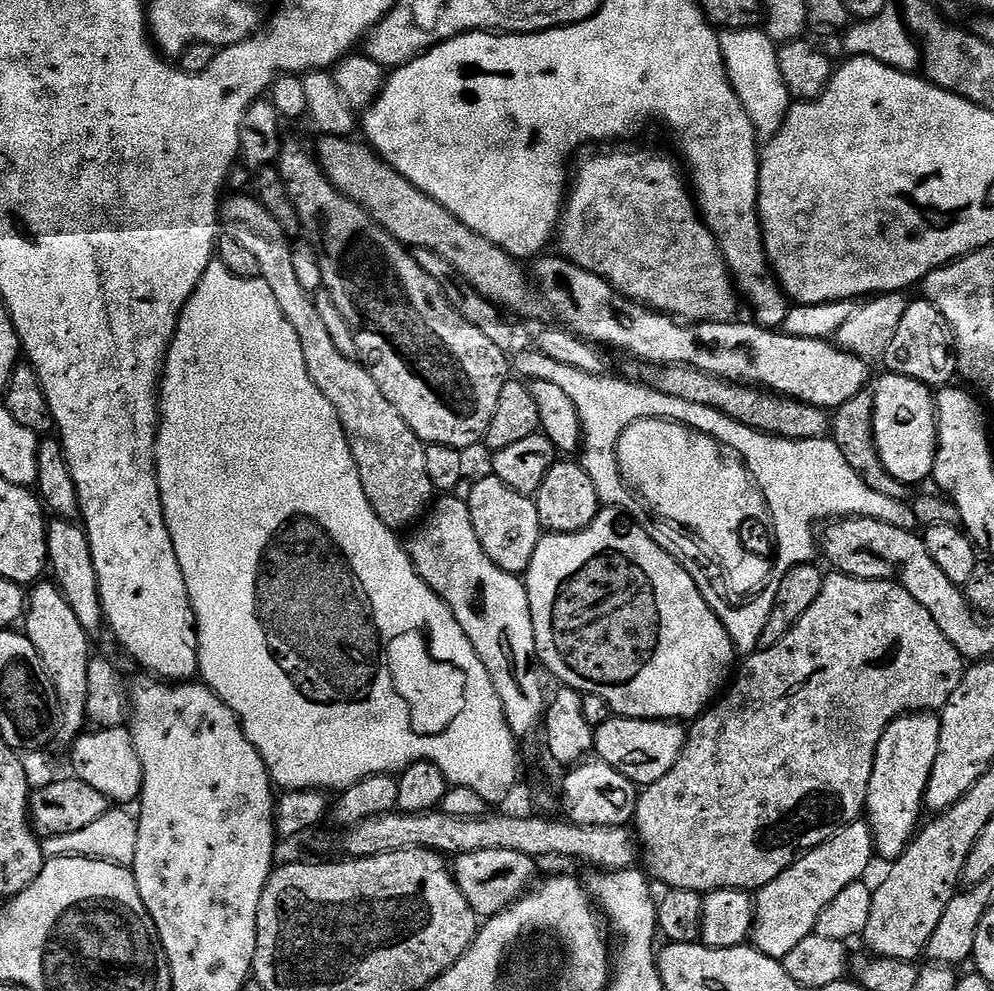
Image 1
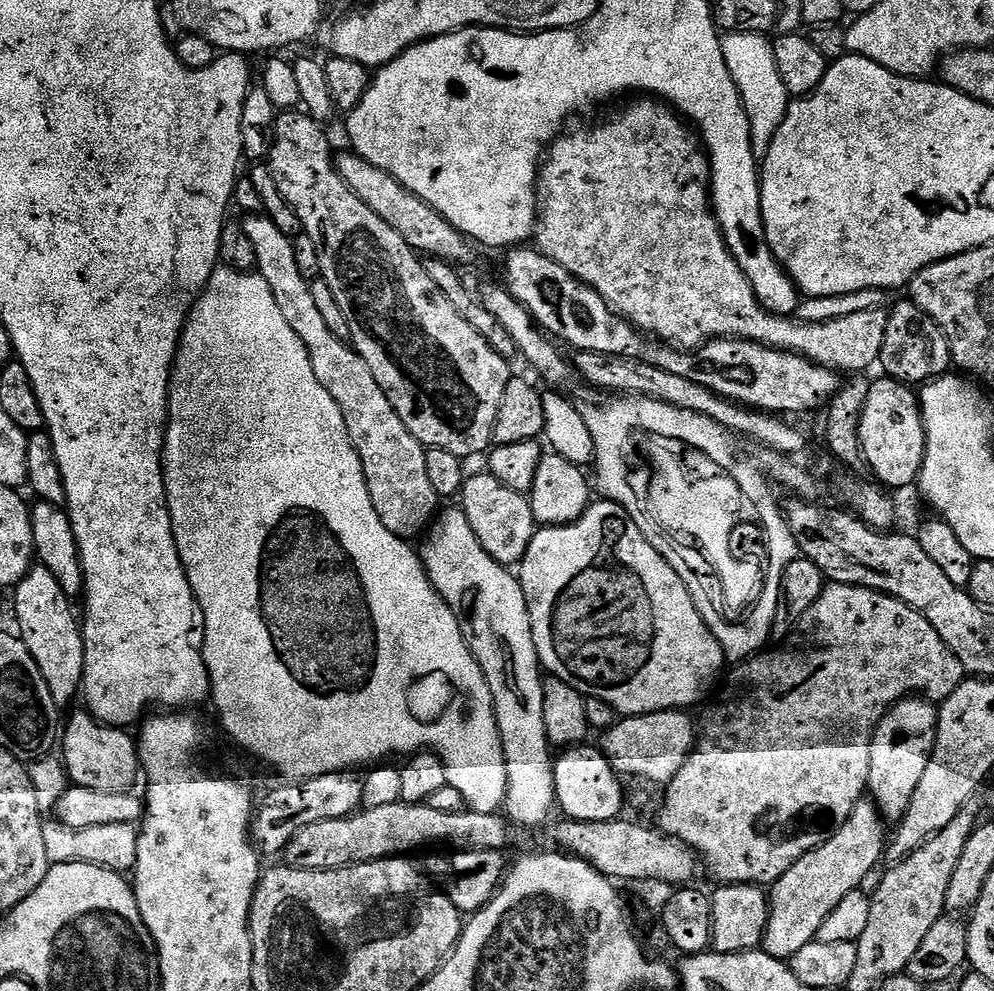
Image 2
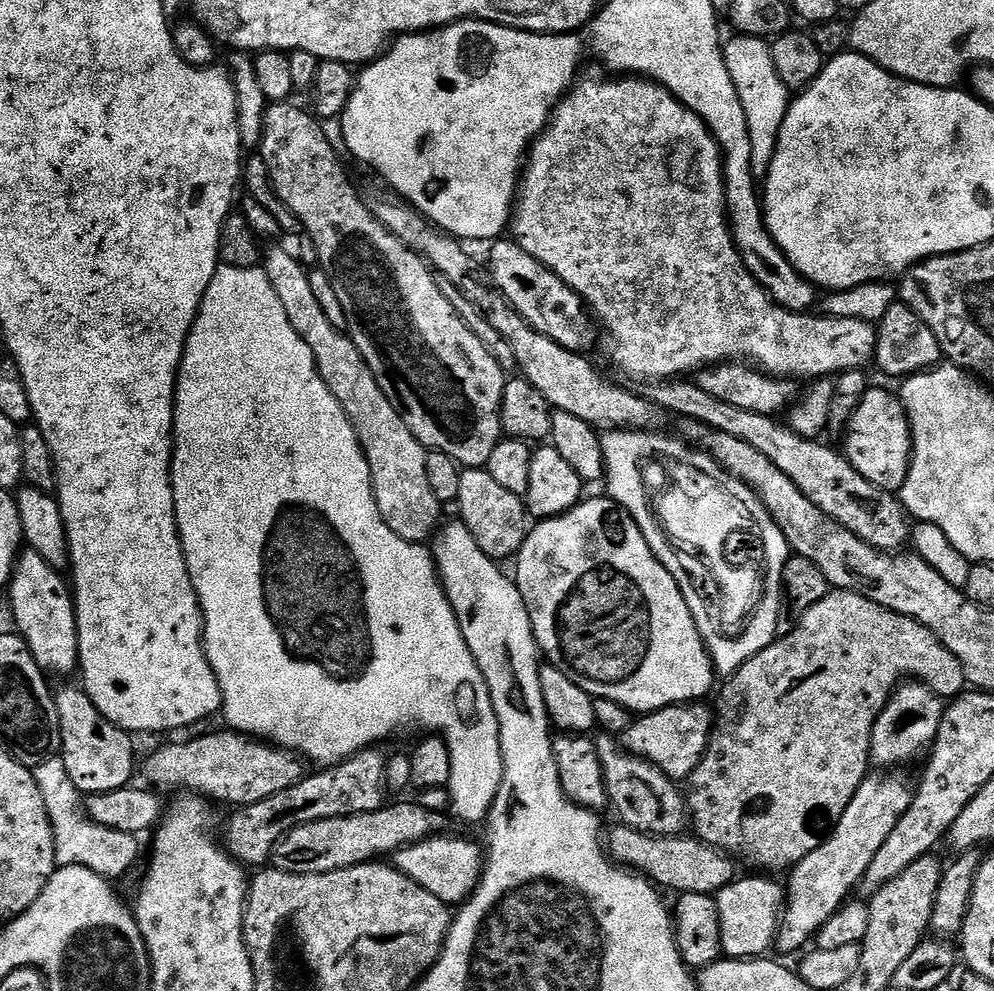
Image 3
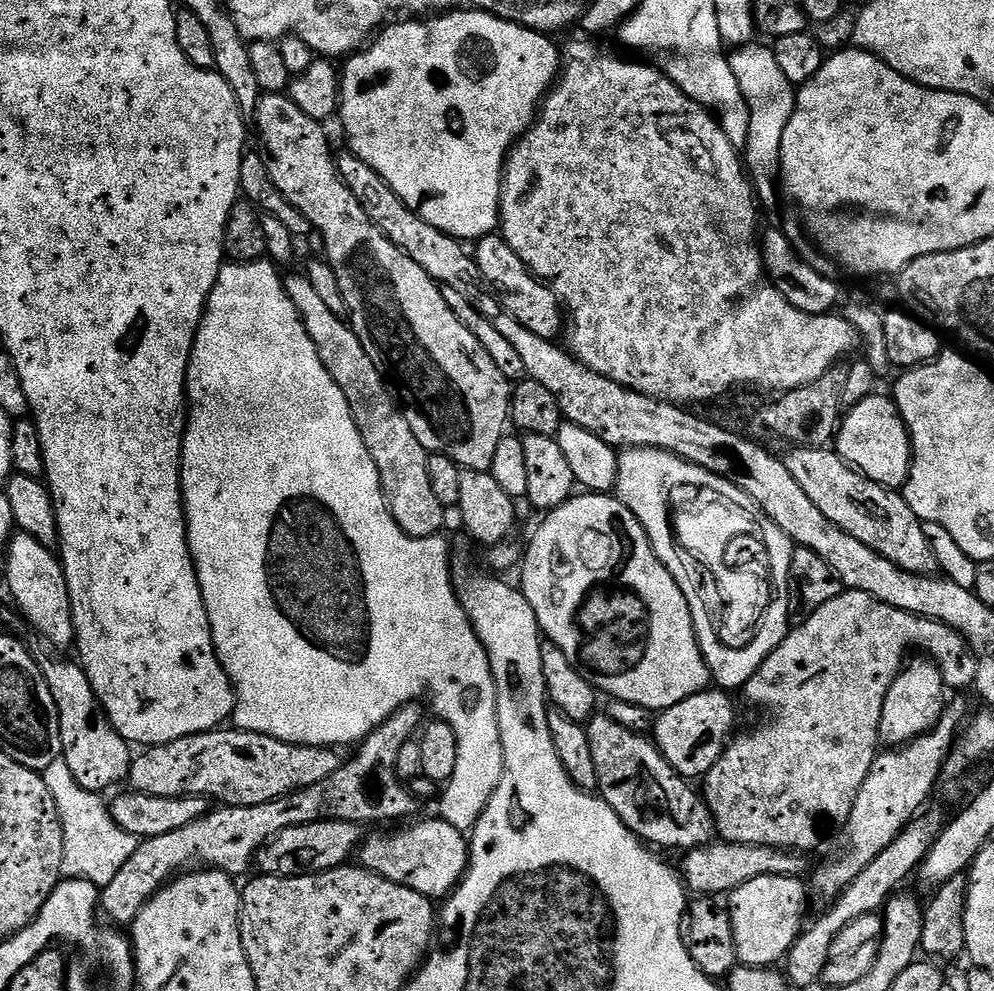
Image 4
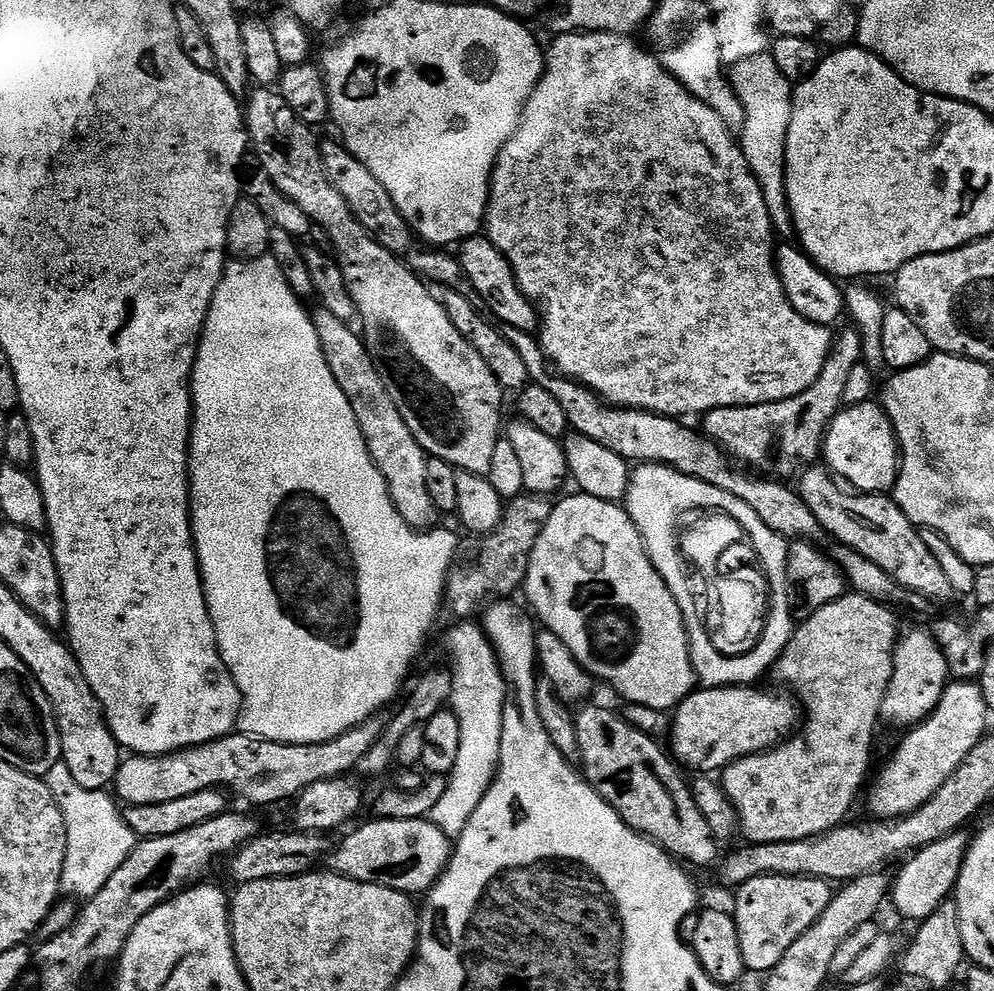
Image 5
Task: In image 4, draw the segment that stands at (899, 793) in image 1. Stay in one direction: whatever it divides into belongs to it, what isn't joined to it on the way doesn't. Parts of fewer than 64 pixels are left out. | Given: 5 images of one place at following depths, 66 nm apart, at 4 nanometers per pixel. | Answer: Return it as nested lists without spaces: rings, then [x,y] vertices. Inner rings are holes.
[[[927,658],[909,659],[901,673],[890,686],[886,694],[886,702],[882,706],[882,722],[880,723],[880,740],[888,746],[903,746],[925,736],[940,721],[940,715],[946,707],[944,692],[946,685],[936,665]]]

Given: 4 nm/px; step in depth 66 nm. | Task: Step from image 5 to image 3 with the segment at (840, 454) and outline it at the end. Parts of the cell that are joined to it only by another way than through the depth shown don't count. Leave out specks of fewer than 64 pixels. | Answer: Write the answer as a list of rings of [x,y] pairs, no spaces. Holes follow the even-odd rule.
[[[869,387],[861,404],[846,425],[848,461],[874,486],[896,494],[904,487],[912,465],[912,427],[908,425],[908,412],[895,391]]]

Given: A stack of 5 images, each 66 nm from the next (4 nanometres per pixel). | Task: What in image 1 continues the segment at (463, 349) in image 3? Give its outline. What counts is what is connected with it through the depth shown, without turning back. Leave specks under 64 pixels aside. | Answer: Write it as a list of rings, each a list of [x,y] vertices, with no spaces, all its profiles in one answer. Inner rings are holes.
[[[296,140],[290,141],[289,144],[287,141],[280,149],[278,167],[282,182],[290,194],[290,202],[294,202],[294,210],[298,210],[300,223],[306,229],[307,235],[320,254],[322,278],[327,285],[326,291],[334,298],[338,310],[342,310],[342,318],[346,318],[346,322],[350,322],[350,330],[354,334],[354,342],[356,343],[356,356],[372,375],[374,382],[378,382],[378,390],[382,390],[386,402],[390,402],[390,406],[394,406],[394,410],[398,410],[398,414],[402,414],[406,426],[410,426],[410,430],[414,430],[416,437],[423,440],[425,445],[441,444],[451,448],[469,450],[468,448],[474,447],[479,440],[481,443],[488,435],[488,427],[494,418],[494,410],[498,410],[498,397],[502,395],[502,386],[506,386],[506,382],[510,379],[509,353],[498,350],[498,346],[494,346],[494,342],[490,342],[490,338],[486,338],[486,334],[482,334],[482,330],[478,330],[478,326],[470,326],[470,322],[466,322],[466,318],[462,318],[459,312],[452,307],[452,303],[435,287],[432,287],[433,289],[423,288],[420,285],[428,286],[433,281],[430,274],[426,274],[426,270],[422,270],[422,266],[418,266],[415,255],[405,245],[393,238],[389,232],[382,231],[357,204],[350,202],[341,192],[338,192],[335,186],[325,178],[323,170],[320,169],[319,163],[314,159],[313,153],[309,149],[307,152]]]

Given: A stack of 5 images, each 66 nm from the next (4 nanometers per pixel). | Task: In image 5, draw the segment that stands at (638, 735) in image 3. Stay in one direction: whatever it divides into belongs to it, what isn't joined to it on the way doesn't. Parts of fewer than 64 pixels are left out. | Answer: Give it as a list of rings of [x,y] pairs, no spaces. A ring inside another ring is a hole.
[[[760,686],[701,687],[693,690],[681,704],[676,705],[676,717],[671,717],[671,755],[685,769],[693,768],[693,773],[716,774],[744,756],[767,752],[783,744],[797,731],[802,716],[797,701],[791,695],[783,695],[763,692]]]

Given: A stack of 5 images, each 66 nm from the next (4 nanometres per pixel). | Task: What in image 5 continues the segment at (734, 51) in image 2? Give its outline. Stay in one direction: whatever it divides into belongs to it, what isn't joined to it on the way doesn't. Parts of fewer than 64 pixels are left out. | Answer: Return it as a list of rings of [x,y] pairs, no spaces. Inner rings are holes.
[[[768,52],[742,58],[742,62],[738,62],[734,66],[734,72],[736,72],[734,91],[737,98],[742,102],[742,110],[744,111],[744,126],[738,136],[740,149],[744,151],[746,162],[762,190],[762,198],[766,198],[766,210],[770,210],[773,229],[779,235],[781,232],[784,238],[791,237],[794,229],[792,211],[788,208],[788,195],[786,194],[786,138],[792,117],[793,81],[788,80],[786,74],[782,74],[782,70],[778,70],[778,62],[774,62],[774,58]]]

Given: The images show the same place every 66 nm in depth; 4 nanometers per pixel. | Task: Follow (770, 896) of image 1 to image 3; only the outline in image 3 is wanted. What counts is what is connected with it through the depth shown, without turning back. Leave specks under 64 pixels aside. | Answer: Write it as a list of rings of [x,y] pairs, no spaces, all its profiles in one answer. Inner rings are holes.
[[[884,770],[879,773],[881,776],[869,774],[865,776],[864,781],[858,786],[858,790],[854,794],[854,798],[850,798],[850,806],[846,806],[846,814],[842,814],[842,818],[836,822],[836,828],[832,831],[831,836],[822,842],[822,846],[818,846],[818,850],[814,850],[810,854],[806,854],[806,858],[802,858],[802,862],[798,862],[796,867],[791,869],[792,876],[786,883],[786,907],[782,913],[780,921],[780,930],[778,933],[778,948],[784,952],[796,952],[799,948],[807,949],[813,943],[814,937],[820,931],[820,927],[827,922],[832,915],[834,915],[839,908],[844,907],[848,896],[851,892],[855,893],[860,887],[860,881],[863,880],[866,870],[870,870],[870,862],[874,862],[874,854],[878,854],[879,848],[886,843],[886,838],[890,838],[890,833],[894,830],[894,826],[898,826],[898,822],[906,814],[906,810],[912,805],[912,797],[914,795],[913,785],[908,785],[902,777],[896,776],[900,774],[893,774],[891,771]]]

